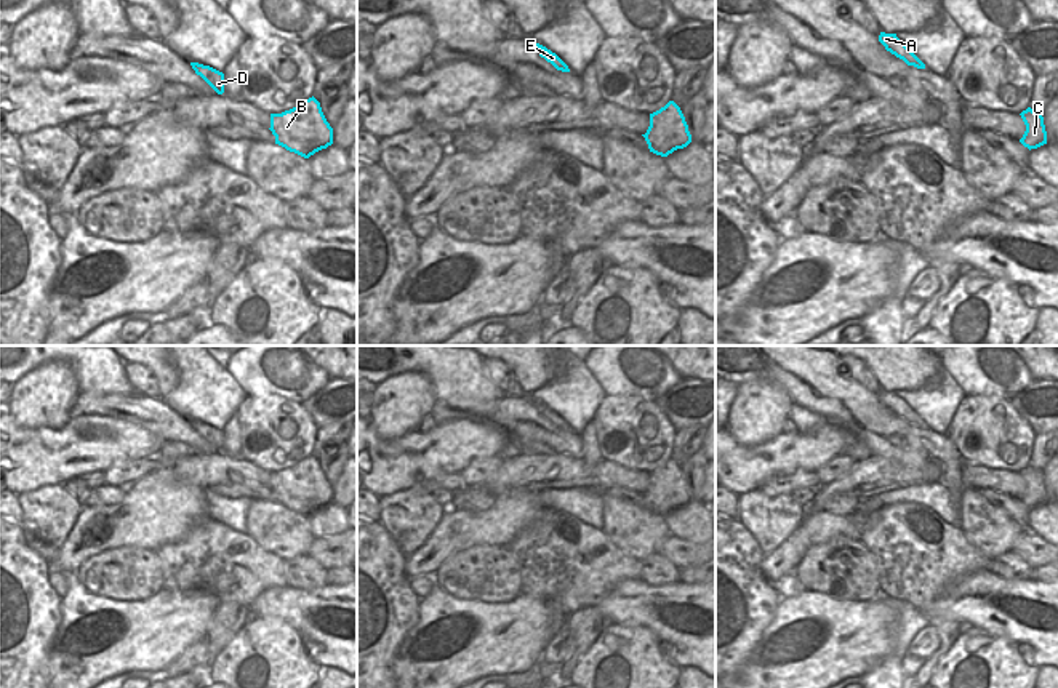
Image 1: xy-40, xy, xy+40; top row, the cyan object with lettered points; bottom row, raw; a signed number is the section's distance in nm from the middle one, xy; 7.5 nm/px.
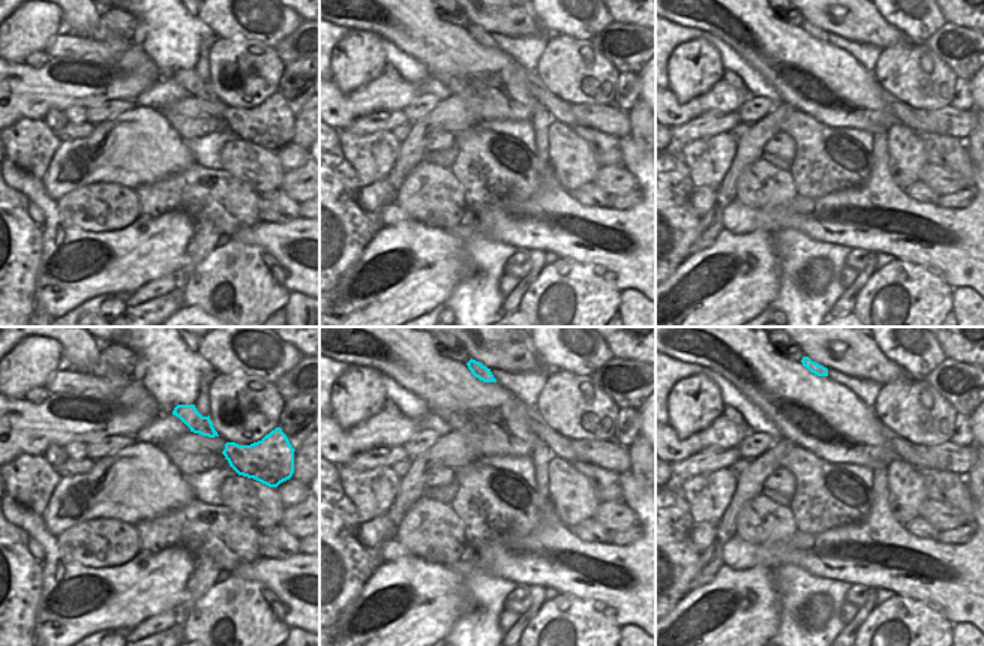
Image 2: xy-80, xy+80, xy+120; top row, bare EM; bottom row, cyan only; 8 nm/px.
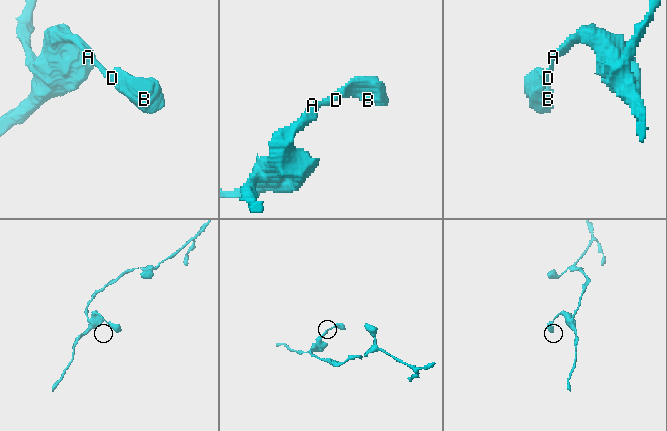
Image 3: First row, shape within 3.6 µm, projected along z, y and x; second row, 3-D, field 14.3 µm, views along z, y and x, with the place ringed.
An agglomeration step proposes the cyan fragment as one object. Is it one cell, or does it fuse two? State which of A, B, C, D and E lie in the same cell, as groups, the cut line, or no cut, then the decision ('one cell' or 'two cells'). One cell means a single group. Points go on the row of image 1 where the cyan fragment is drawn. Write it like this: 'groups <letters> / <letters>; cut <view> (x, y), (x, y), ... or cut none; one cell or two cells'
groups A B C D E; cut none; one cell

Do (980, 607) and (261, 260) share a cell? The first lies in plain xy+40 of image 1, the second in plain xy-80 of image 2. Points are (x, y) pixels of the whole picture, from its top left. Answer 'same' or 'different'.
different

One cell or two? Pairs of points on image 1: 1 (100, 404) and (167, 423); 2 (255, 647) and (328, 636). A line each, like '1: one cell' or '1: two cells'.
1: one cell
2: two cells

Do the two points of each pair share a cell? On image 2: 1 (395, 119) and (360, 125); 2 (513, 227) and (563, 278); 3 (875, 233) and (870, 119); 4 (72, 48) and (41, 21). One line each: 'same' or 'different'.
1: same
2: different
3: different
4: different

